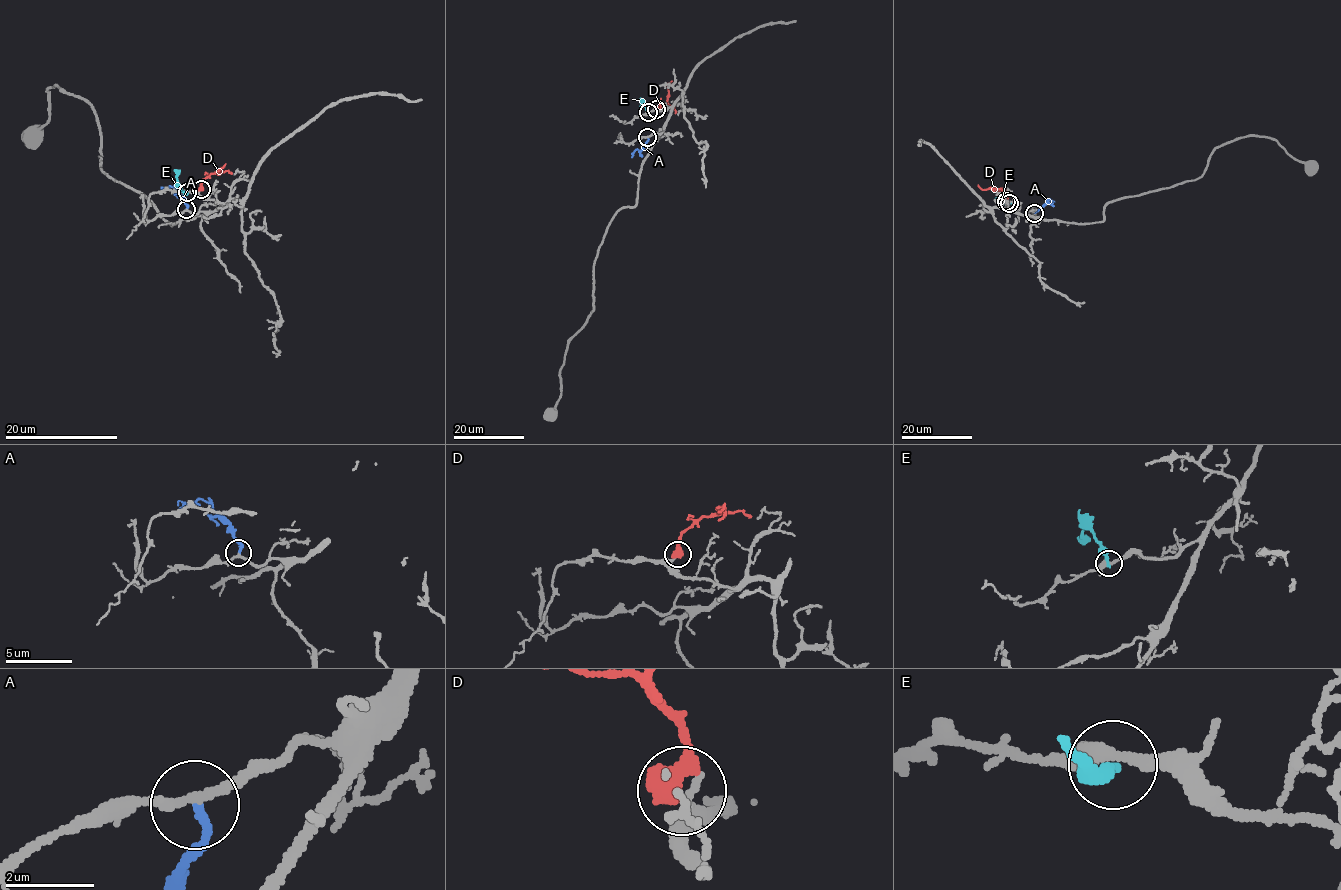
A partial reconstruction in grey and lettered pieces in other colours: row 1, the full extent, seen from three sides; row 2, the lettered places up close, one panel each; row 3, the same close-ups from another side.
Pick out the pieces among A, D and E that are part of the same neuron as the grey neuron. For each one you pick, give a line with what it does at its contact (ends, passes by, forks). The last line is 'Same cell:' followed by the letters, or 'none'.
A: It ends there
Same cell: A

